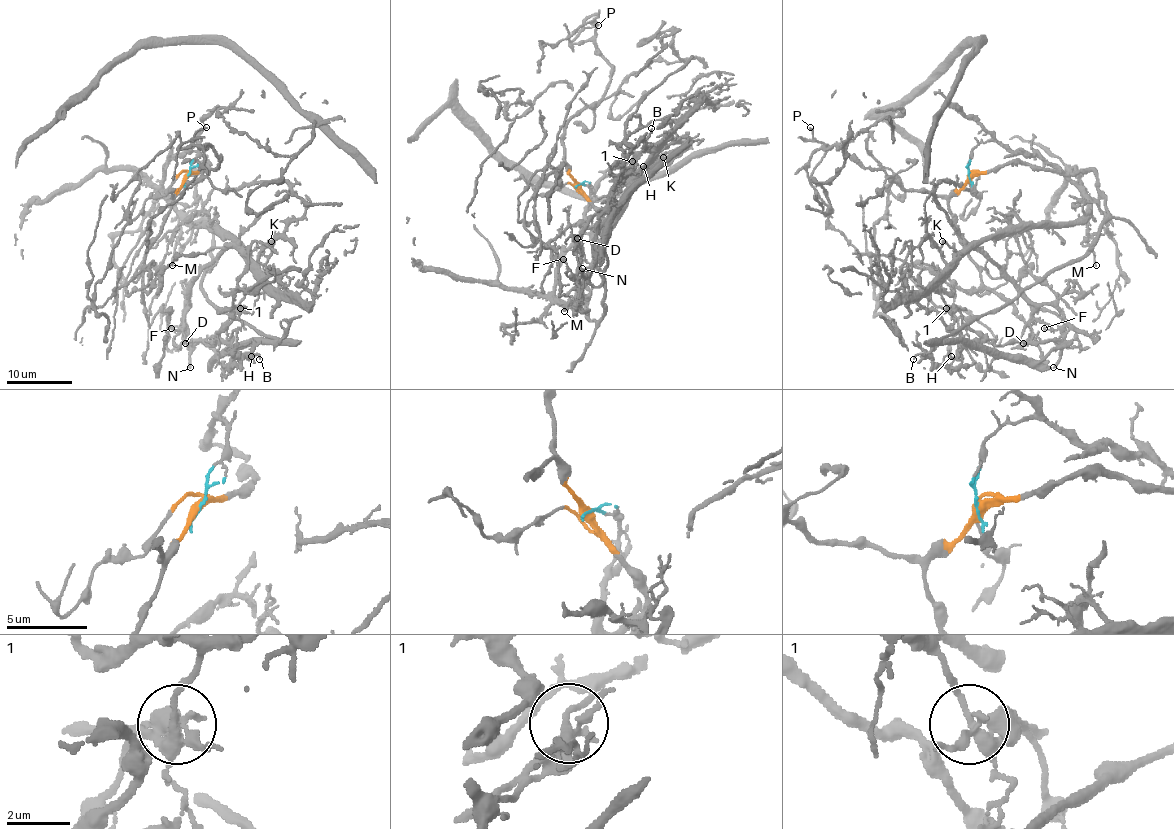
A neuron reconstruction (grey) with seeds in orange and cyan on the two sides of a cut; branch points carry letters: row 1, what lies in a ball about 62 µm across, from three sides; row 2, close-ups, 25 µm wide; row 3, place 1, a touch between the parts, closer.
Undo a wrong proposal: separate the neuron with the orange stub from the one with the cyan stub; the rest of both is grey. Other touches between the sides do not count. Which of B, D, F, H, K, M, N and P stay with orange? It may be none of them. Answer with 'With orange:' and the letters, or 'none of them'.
With orange: N, P

